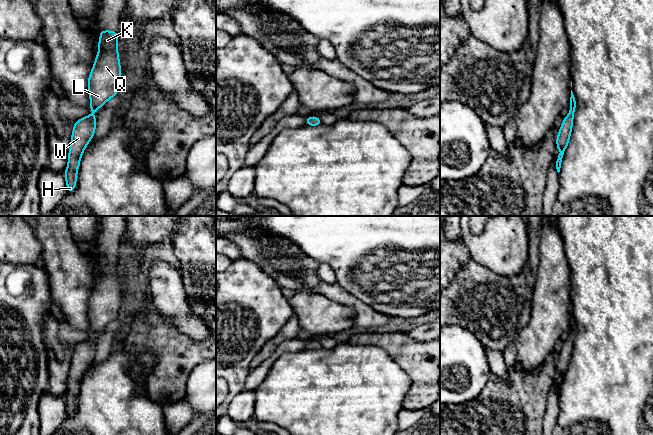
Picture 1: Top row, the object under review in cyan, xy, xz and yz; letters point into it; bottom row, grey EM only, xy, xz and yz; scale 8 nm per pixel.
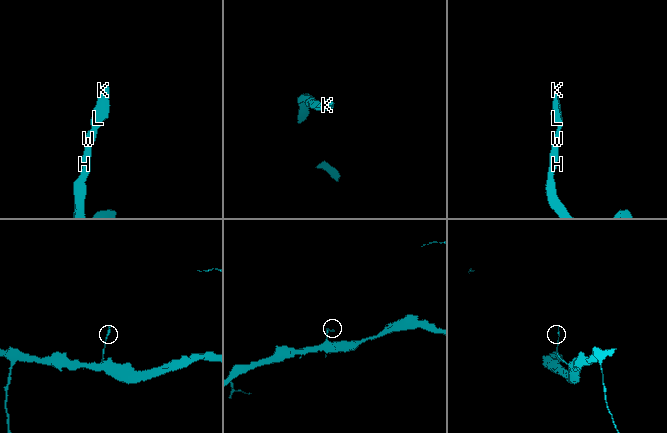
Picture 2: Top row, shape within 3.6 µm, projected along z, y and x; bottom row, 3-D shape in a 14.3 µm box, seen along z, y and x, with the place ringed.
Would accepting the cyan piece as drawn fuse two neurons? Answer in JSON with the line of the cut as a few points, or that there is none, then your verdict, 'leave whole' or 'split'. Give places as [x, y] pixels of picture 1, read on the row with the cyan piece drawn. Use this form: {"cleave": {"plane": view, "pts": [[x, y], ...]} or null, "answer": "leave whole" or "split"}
{"cleave": null, "answer": "leave whole"}

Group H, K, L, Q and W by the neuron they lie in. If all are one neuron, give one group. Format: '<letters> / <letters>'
H K L Q W

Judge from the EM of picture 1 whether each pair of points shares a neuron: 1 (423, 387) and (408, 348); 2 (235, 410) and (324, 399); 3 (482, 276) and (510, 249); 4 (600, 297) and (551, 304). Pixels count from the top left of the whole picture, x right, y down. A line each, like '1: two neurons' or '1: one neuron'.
1: one neuron
2: two neurons
3: two neurons
4: two neurons

